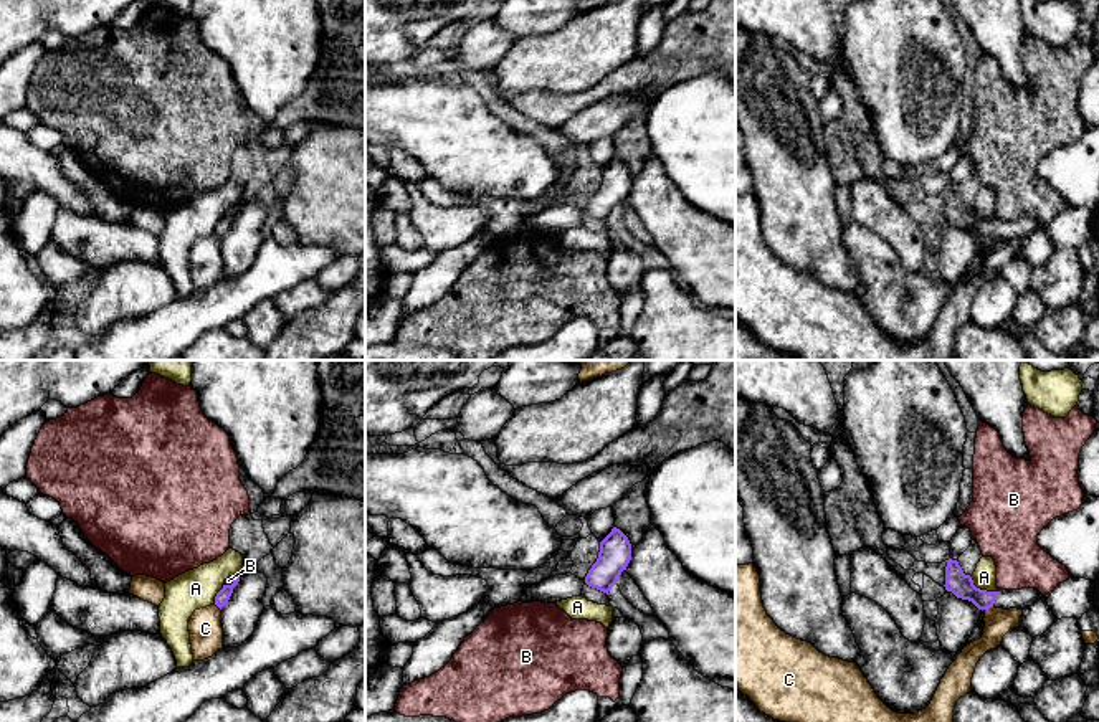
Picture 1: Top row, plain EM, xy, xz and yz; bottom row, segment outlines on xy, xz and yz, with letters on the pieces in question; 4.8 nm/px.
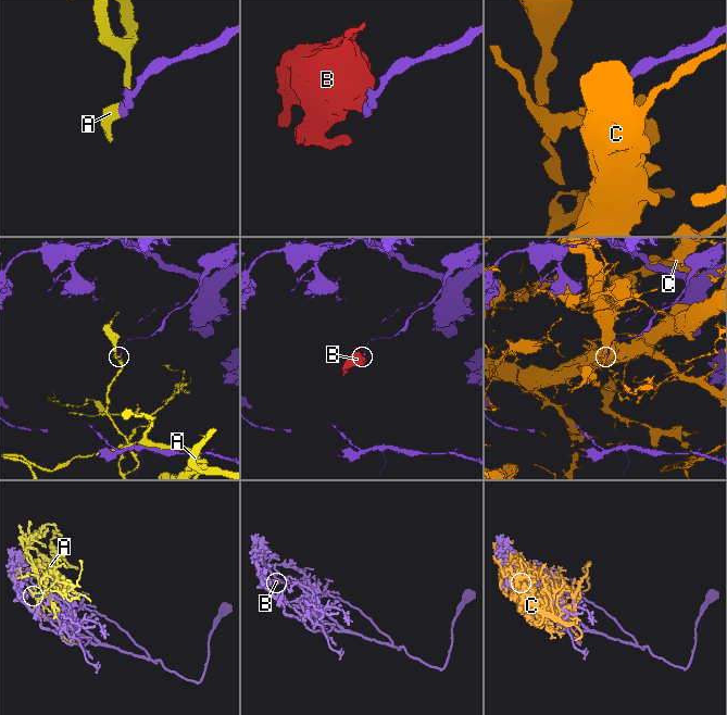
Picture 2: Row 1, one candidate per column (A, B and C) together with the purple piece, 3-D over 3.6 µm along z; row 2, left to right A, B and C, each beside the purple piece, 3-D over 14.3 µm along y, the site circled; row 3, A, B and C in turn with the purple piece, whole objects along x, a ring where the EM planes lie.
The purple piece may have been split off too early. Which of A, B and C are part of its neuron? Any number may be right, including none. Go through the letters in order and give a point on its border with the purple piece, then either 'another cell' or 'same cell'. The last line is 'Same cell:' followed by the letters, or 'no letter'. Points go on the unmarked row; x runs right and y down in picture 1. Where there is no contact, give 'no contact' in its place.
A: yz (982, 220) | another cell
B: xy (232, 213) | another cell
C: yz (989, 237) | another cell
Same cell: no letter

